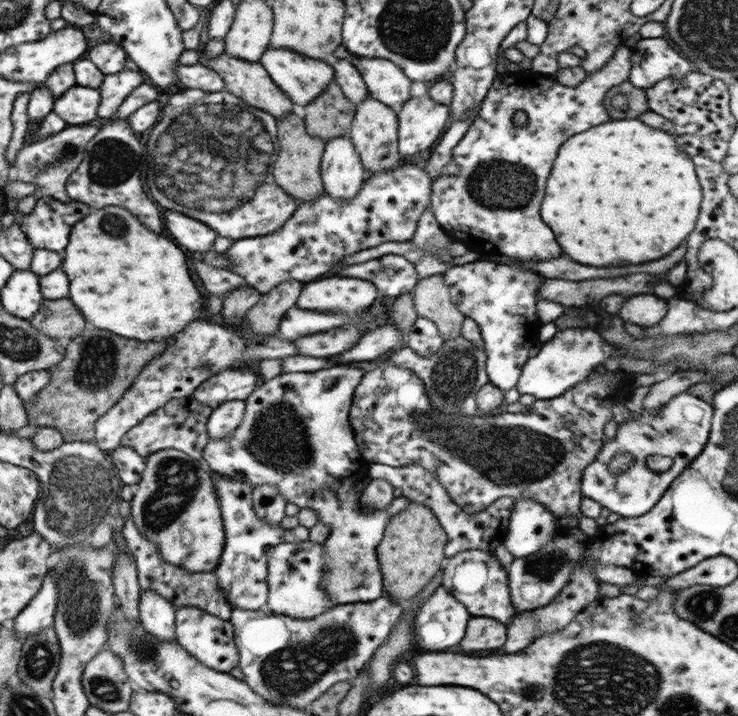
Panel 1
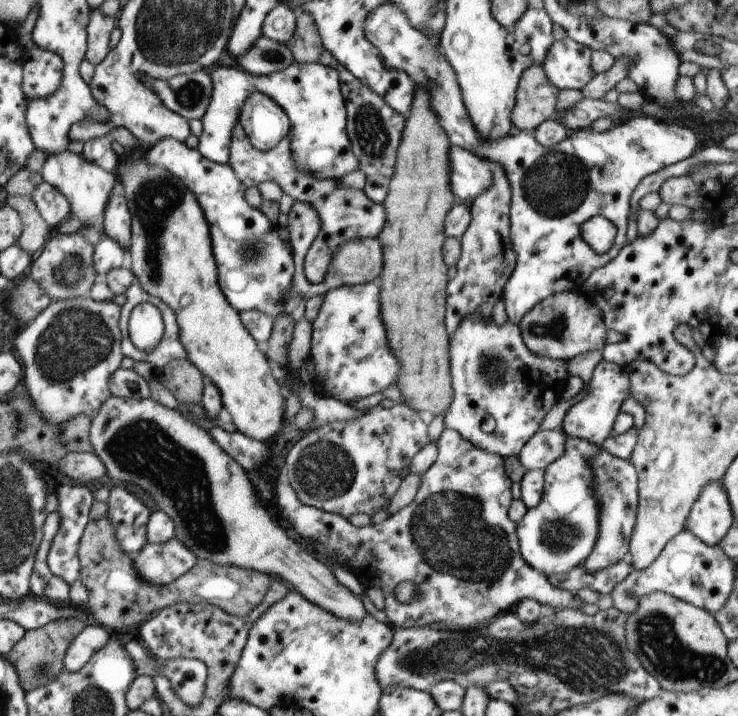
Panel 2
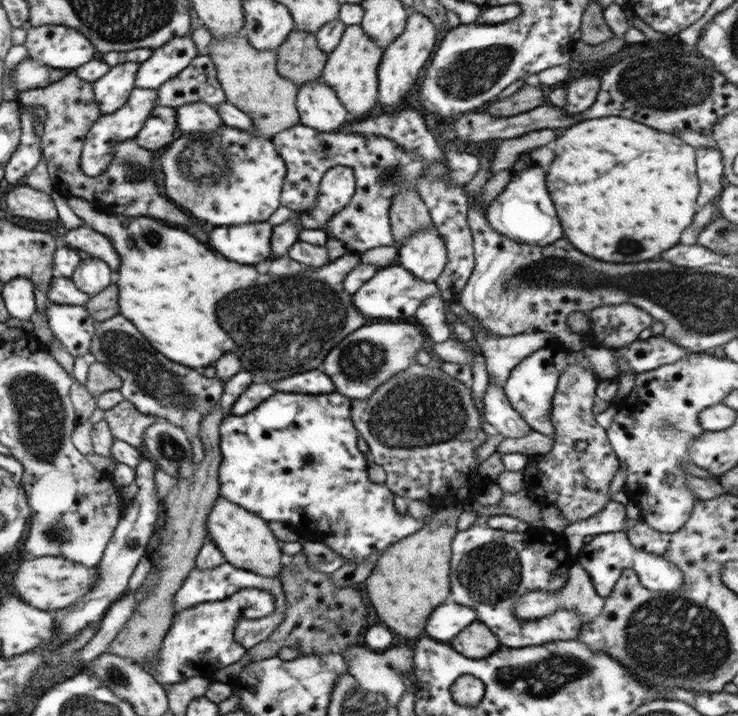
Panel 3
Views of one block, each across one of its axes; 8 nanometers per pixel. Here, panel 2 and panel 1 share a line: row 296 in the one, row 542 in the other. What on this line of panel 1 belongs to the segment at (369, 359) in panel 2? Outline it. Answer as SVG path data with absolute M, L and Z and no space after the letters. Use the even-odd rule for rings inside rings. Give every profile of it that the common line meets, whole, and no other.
M333 366L327 370L317 372L289 372L279 374L267 382L261 382L245 400L245 412L241 424L225 438L209 440L201 452L203 462L211 472L245 480L247 484L261 486L271 484L277 492L287 500L287 504L295 504L301 508L311 508L317 514L317 520L329 528L327 538L323 542L323 558L327 570L323 572L325 578L321 580L321 588L325 594L337 604L359 604L359 602L373 602L381 596L381 572L375 558L375 548L383 536L383 528L389 518L397 516L397 512L405 510L411 500L401 496L393 498L393 502L383 508L381 512L363 512L359 508L361 490L355 488L359 480L369 478L369 462L361 456L355 432L349 424L349 408L353 402L353 392L363 378L363 370L351 366Z

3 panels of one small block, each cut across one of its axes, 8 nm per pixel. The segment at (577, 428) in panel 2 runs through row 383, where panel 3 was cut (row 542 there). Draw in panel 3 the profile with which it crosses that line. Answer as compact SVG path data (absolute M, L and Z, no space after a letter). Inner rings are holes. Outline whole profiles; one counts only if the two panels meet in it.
M627 532L595 536L589 544L583 544L583 548L577 552L577 562L585 568L585 572L589 574L589 578L595 586L595 592L603 600L611 594L613 586L617 584L617 580L625 568L633 570L639 576L641 586L651 592L677 592L683 586L683 572L673 562L669 562L657 554L649 554L649 552L641 552L637 548L631 548L627 542Z

